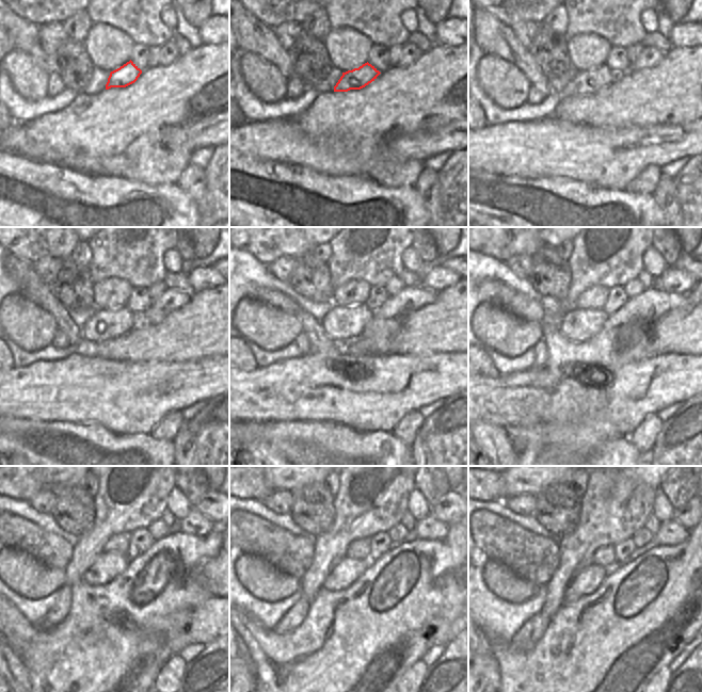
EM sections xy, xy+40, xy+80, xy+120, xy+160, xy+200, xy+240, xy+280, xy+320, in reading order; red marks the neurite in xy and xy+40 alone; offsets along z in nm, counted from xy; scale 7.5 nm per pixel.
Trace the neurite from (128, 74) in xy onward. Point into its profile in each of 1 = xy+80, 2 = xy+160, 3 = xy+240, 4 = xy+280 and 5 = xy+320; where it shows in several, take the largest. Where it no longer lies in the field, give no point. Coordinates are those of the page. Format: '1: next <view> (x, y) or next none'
1: next xy+80 (586, 82)
2: next xy+160 (342, 324)
3: next xy+240 (106, 566)
4: next xy+280 (348, 569)
5: next xy+320 (587, 581)

